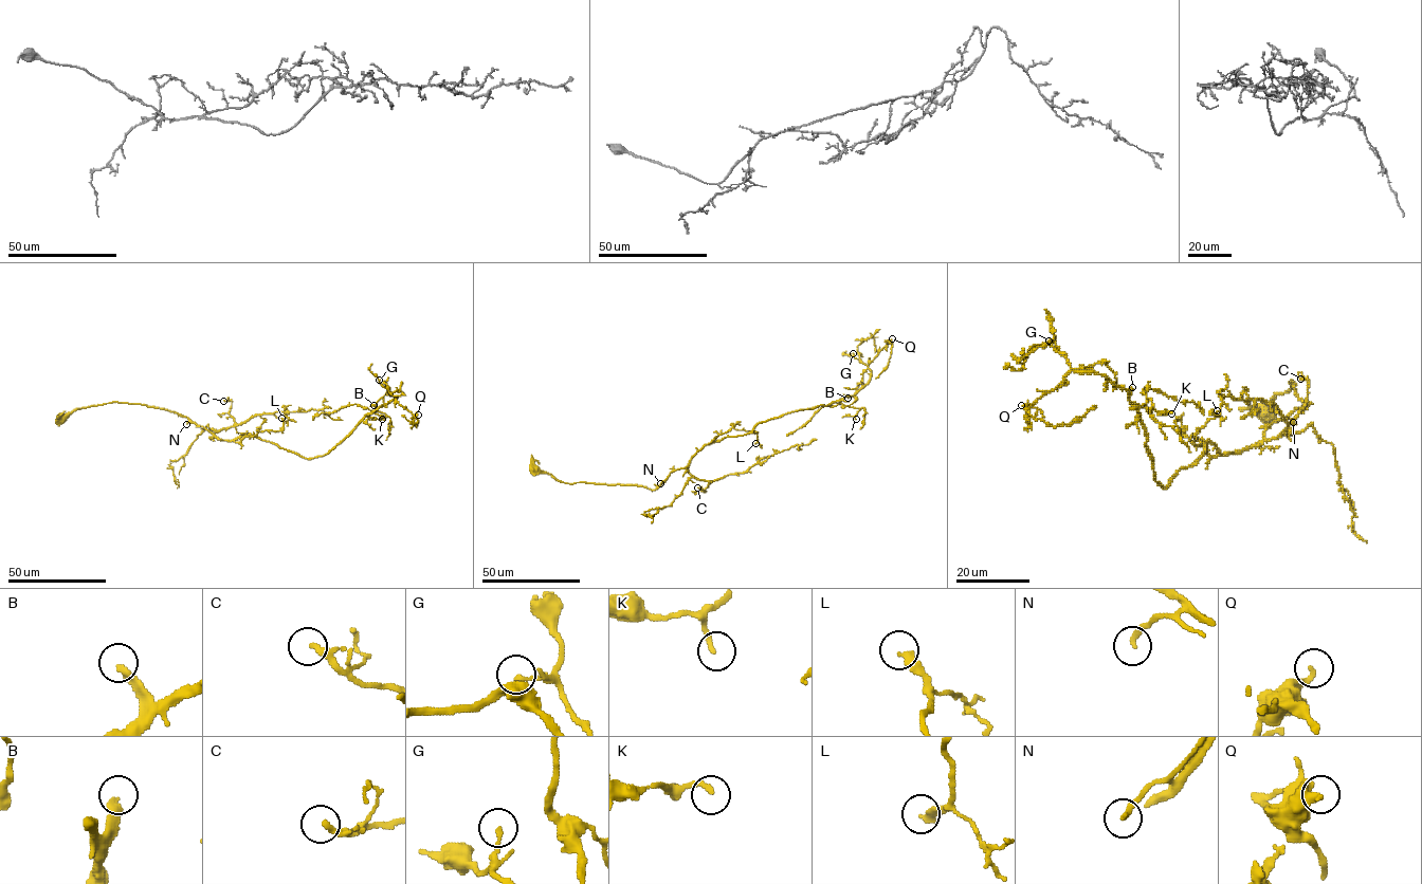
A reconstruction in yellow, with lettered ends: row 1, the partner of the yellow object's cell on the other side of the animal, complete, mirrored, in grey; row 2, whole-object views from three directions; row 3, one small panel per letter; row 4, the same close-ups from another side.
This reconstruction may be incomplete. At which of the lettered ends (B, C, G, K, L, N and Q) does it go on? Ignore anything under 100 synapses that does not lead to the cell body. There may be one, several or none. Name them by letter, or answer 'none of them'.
B

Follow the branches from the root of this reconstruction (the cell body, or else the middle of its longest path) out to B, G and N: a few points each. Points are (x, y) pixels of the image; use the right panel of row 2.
B: (1268, 412), (1292, 381), (1304, 404), (1259, 443), (1222, 454), (1207, 442), (1162, 486), (1132, 387)
G: (1268, 412), (1292, 381), (1304, 404), (1259, 443), (1207, 442), (1162, 486), (1128, 392), (1049, 341)
N: (1268, 412), (1271, 402), (1278, 393), (1289, 390), (1292, 381), (1296, 394), (1304, 402), (1288, 417), (1293, 422)

